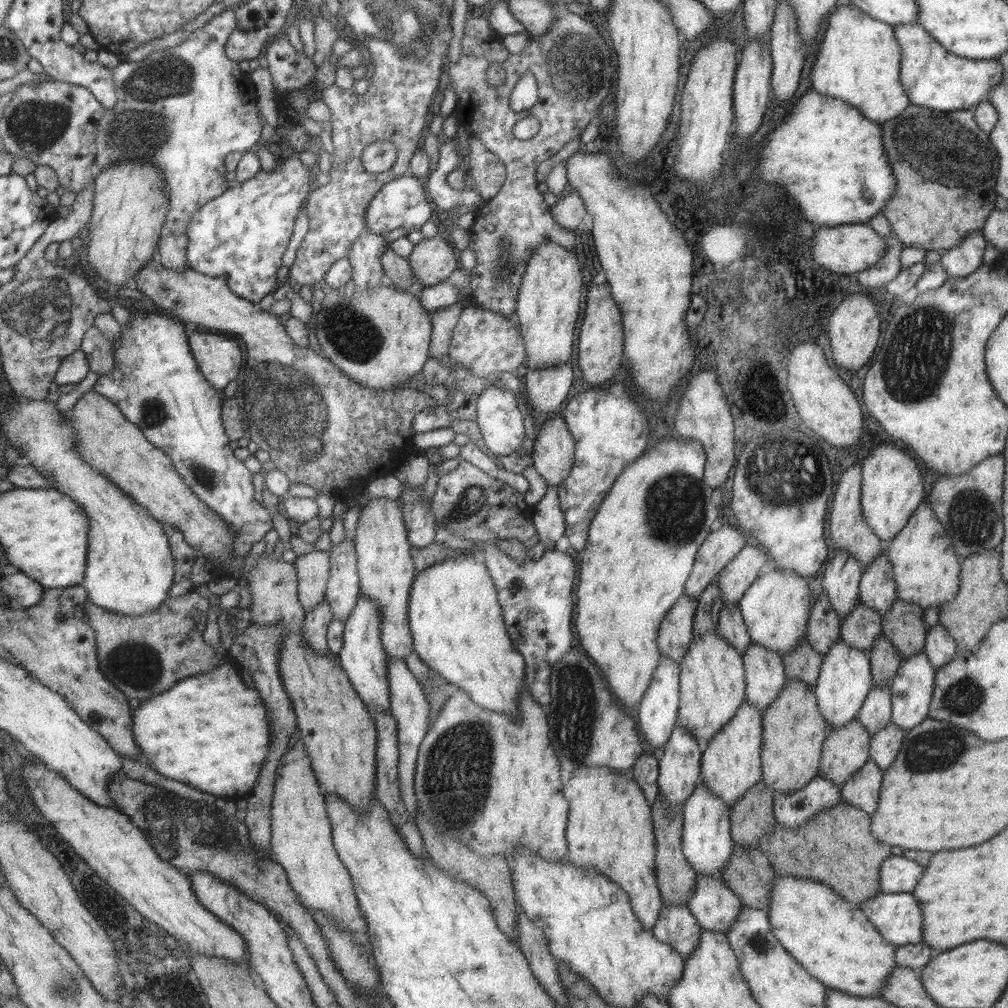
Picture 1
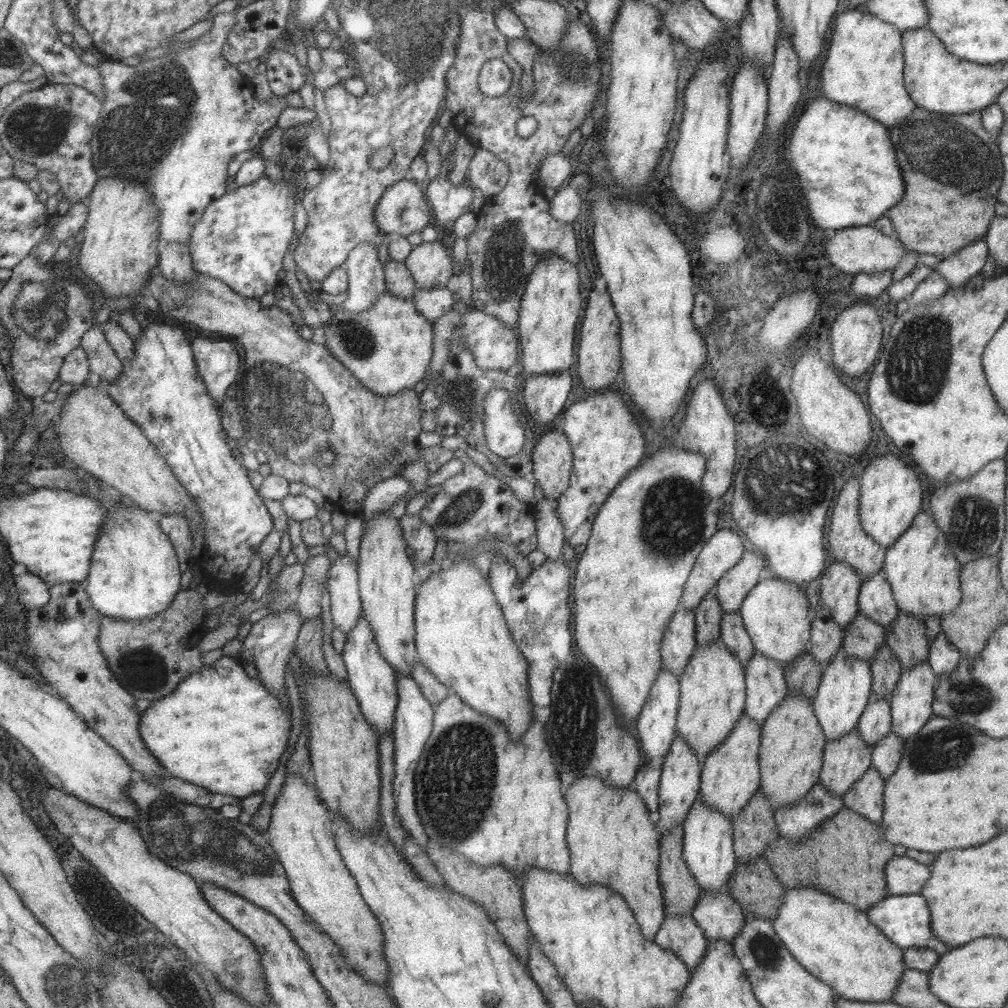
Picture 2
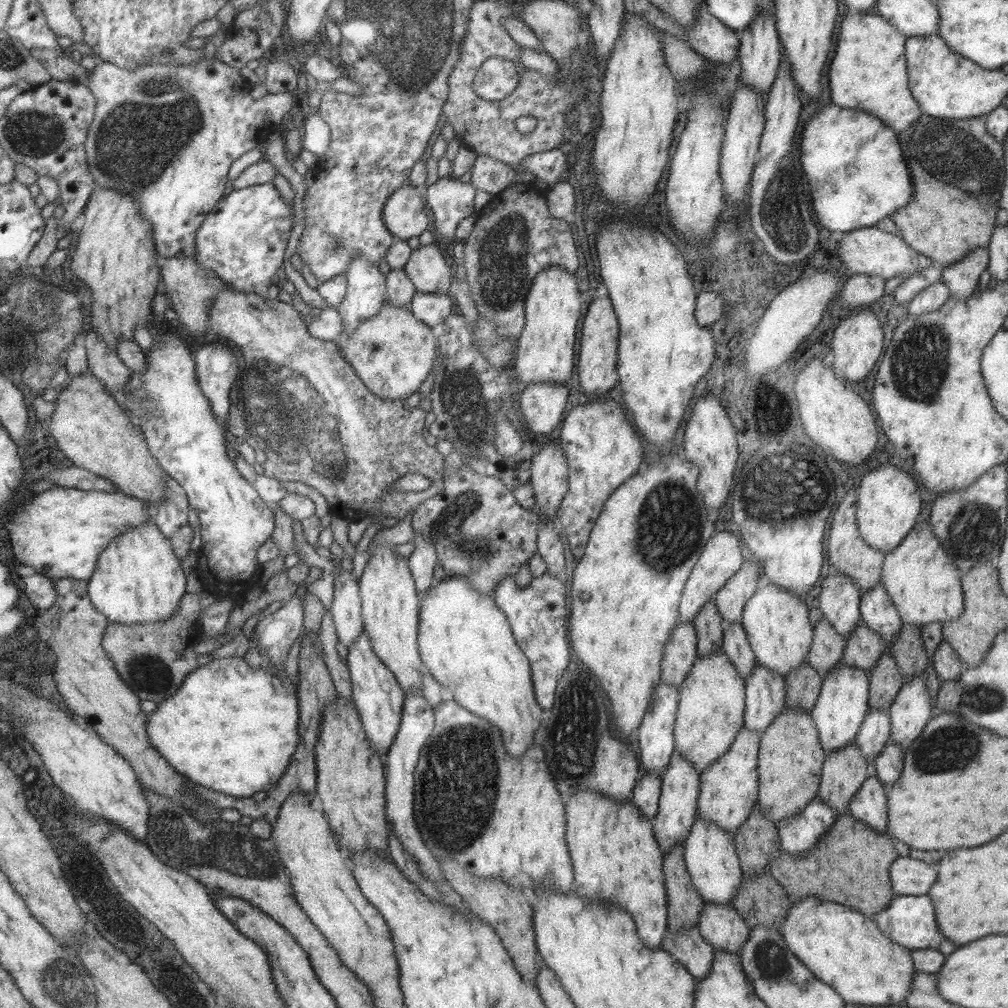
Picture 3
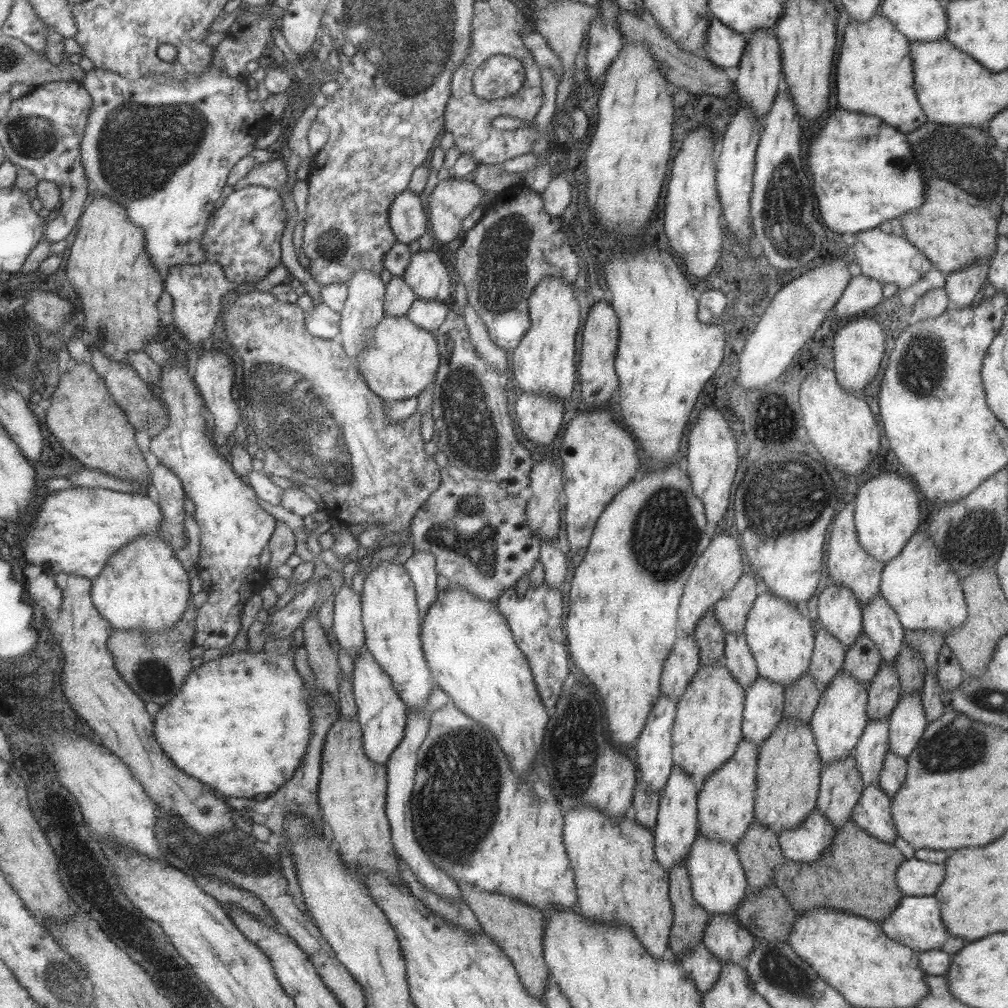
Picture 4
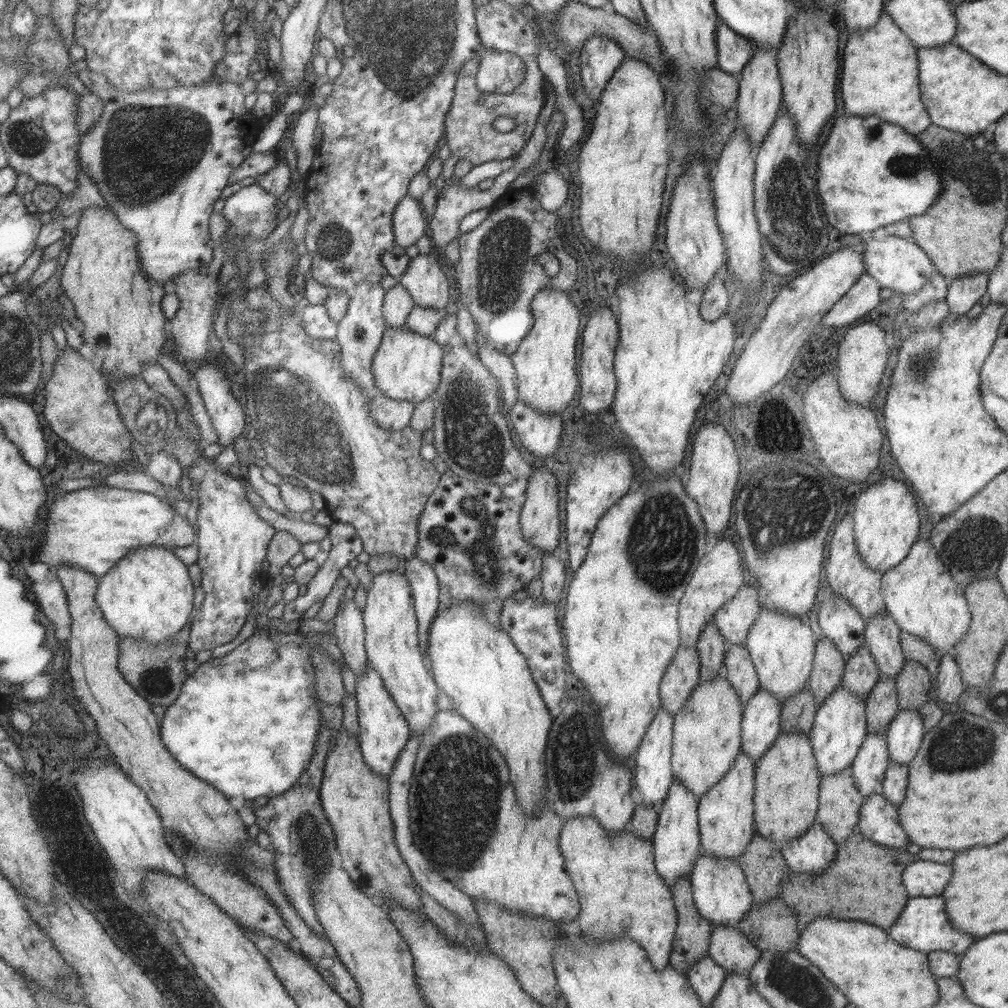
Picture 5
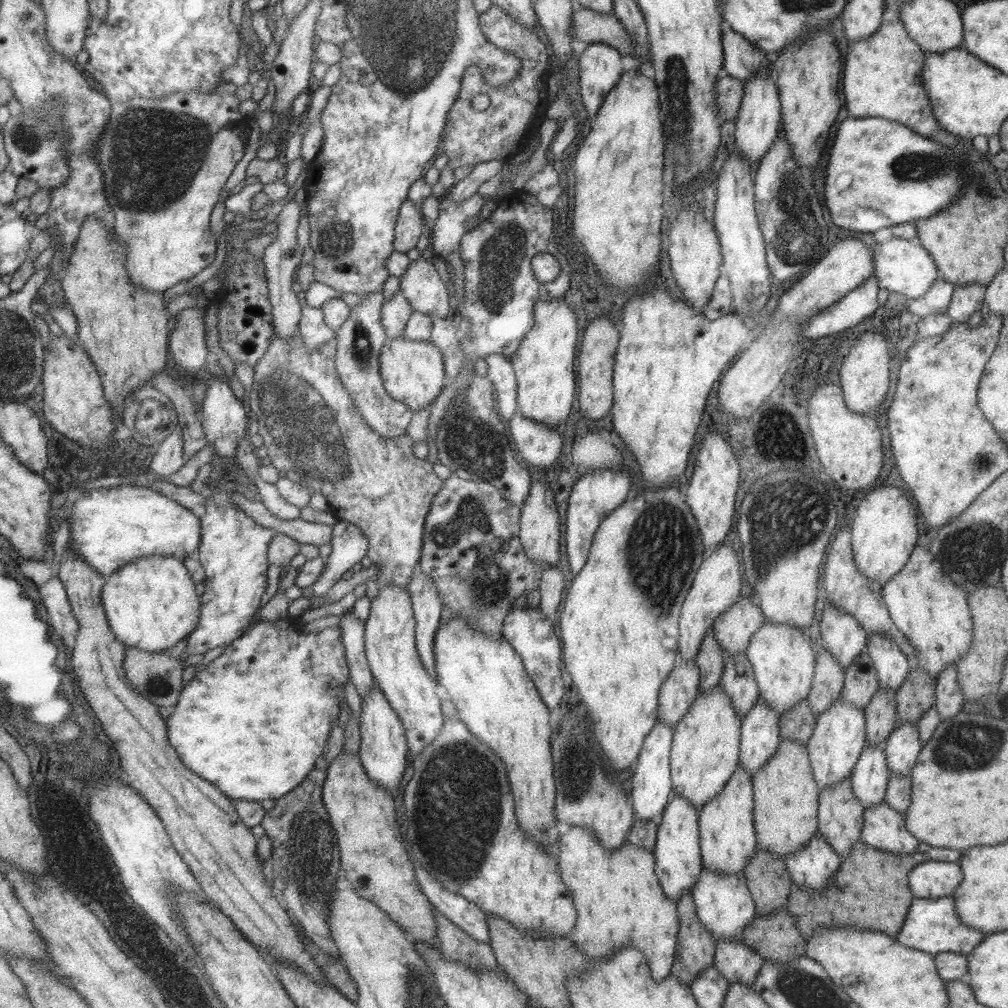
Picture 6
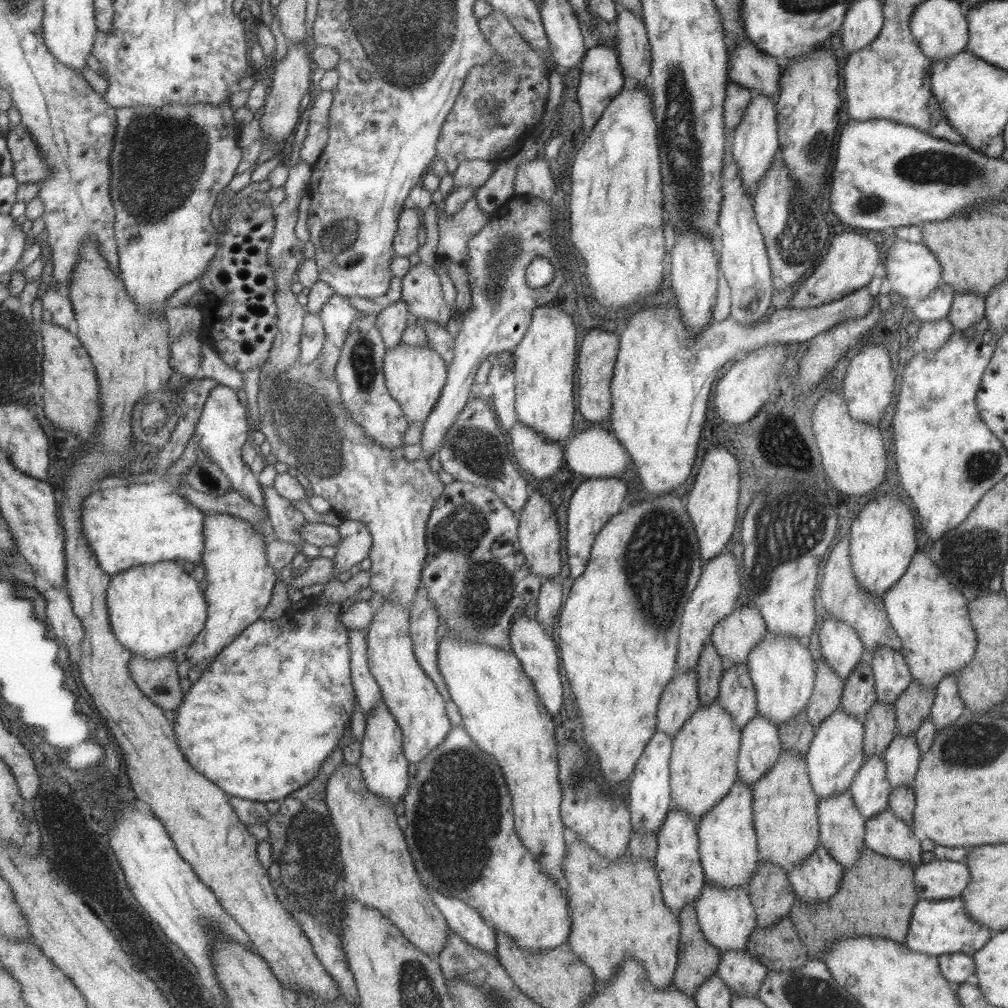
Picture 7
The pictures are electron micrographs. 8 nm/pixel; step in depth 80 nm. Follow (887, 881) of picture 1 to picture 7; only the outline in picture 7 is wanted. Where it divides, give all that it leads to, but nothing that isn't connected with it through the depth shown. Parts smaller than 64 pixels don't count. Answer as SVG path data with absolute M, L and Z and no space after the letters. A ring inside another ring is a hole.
M933 859L914 868L913 884L919 899L943 900L959 897L969 877L965 864Z

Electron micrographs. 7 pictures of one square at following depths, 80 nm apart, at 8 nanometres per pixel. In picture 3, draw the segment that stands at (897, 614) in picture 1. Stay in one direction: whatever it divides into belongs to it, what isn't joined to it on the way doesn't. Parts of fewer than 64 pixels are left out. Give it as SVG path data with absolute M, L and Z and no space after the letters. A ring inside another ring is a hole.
M903 623L897 636L892 638L887 650L901 669L903 681L922 673L928 665L919 625Z

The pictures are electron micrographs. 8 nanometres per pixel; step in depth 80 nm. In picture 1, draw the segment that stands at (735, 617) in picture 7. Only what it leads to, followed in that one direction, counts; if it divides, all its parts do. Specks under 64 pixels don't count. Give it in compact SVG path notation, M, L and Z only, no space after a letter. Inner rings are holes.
M745 543L715 578L723 602L737 603L740 596L759 576L759 569L767 560L763 549L756 544Z

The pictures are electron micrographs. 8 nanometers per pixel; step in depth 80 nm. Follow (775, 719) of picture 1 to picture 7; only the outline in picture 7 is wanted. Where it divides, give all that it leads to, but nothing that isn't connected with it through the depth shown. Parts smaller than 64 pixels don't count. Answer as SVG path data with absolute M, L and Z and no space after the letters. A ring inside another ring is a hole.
M792 750L781 751L777 760L751 786L752 821L761 861L789 870L804 861L820 844L818 798L813 792L805 759Z

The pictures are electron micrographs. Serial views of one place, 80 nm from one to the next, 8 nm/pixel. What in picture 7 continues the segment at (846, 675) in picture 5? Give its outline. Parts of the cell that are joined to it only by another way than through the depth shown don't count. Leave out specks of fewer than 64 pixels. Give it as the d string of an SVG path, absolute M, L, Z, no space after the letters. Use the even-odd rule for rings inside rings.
M868 650L862 651L862 658L844 680L839 707L855 715L862 723L865 720L865 713L876 701L871 657Z

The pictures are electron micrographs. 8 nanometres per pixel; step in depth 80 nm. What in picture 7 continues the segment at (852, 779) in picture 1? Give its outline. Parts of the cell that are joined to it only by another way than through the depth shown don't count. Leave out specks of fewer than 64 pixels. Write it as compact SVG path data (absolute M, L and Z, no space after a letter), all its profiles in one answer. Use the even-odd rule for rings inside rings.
M887 808L864 821L863 844L877 854L908 862L915 868L923 863L920 862L922 851L911 831L911 826Z

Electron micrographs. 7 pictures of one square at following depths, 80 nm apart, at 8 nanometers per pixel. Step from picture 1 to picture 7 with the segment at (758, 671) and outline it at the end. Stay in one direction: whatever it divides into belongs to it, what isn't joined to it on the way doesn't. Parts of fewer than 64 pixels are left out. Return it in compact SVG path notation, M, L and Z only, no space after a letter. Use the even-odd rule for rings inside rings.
M755 713L755 716L740 728L737 778L752 786L769 770L781 751L776 724L762 714Z

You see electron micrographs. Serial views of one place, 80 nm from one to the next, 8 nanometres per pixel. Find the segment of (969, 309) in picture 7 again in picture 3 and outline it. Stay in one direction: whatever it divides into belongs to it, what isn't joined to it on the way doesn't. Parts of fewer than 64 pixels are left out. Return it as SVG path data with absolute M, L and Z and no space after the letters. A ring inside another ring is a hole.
M973 249L954 263L944 266L940 280L947 286L951 297L962 299L973 292L979 275L985 268L988 268L987 249Z

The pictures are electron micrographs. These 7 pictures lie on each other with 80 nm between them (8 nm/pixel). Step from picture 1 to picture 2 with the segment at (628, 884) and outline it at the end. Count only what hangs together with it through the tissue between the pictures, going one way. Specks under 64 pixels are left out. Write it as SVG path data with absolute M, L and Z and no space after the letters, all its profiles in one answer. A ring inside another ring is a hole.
M581 778L567 786L565 798L568 808L566 824L566 841L570 854L568 873L582 885L603 885L619 893L631 910L639 932L645 940L653 942L663 918L665 918L664 901L658 879L658 856L660 836L654 823L647 817L648 810L638 797L638 792L631 786L615 789L606 785L602 778Z

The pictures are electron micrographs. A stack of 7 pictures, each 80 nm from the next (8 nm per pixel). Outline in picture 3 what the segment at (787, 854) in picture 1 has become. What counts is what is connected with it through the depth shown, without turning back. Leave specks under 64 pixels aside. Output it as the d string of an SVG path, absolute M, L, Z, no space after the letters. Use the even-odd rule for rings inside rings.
M845 811L813 846L800 853L779 851L770 856L767 869L785 889L791 903L799 902L801 898L819 898L849 906L871 919L896 897L891 890L888 868L898 855L891 837L885 834L870 829Z

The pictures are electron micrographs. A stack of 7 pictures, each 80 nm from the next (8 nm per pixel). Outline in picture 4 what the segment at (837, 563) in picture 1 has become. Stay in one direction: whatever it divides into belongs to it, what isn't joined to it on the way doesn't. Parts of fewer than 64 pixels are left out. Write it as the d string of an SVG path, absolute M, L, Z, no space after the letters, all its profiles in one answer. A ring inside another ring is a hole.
M828 578L818 596L817 625L847 648L862 632L862 609L857 597Z

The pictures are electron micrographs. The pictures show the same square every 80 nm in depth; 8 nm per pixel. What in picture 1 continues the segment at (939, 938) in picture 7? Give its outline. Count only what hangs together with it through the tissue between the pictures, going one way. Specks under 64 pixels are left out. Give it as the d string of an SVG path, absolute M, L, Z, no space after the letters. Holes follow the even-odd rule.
M879 892L858 904L881 939L897 946L919 944L921 911L911 893Z

